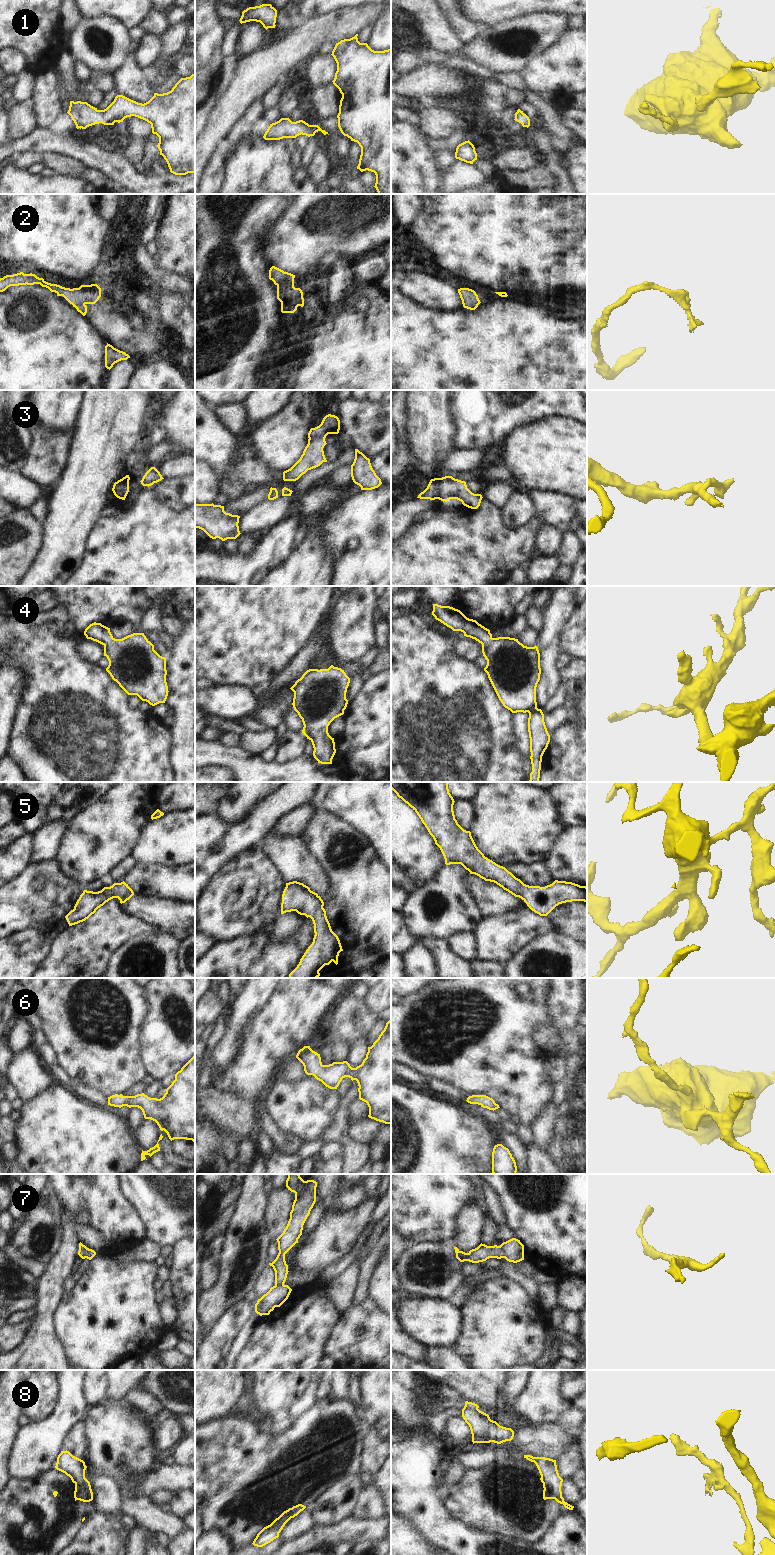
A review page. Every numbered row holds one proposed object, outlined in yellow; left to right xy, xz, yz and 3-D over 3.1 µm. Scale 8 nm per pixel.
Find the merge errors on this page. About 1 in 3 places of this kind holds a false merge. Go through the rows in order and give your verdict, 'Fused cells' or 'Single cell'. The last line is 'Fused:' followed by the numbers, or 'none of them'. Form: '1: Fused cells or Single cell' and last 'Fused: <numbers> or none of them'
1: Single cell
2: Single cell
3: Single cell
4: Single cell
5: Single cell
6: Single cell
7: Single cell
8: Fused cells
Fused: 8.

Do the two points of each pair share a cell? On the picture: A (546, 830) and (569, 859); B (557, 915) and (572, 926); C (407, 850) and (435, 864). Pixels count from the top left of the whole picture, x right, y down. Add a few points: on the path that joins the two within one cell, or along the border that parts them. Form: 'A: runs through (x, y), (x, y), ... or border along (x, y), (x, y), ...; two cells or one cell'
A: border along (569, 826), (553, 845), (549, 858), (544, 862); two cells
B: runs through (561, 917), (568, 922); one cell
C: runs through (414, 852), (422, 860), (428, 861); one cell

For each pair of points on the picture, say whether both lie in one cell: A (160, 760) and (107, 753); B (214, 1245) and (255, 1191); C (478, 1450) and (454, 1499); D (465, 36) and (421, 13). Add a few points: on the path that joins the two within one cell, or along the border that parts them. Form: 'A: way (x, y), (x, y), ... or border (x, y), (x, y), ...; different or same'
A: way (147, 760), (120, 760); same
B: border (224, 1235), (219, 1258); different
C: border (491, 1465), (465, 1472); different
D: border (439, 10), (449, 27), (463, 43); different

